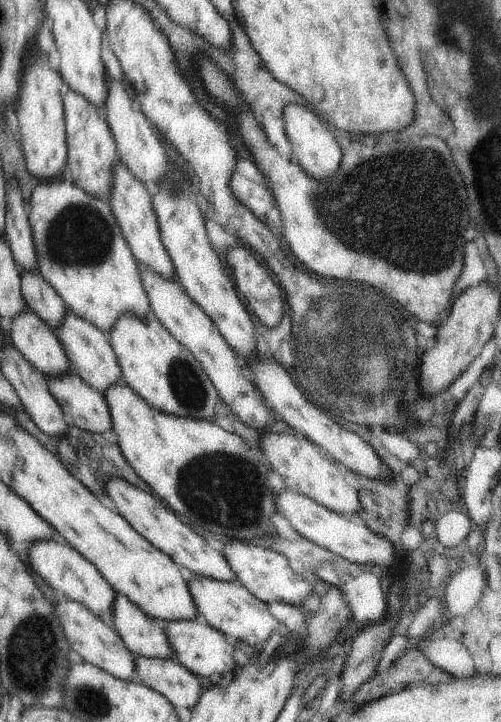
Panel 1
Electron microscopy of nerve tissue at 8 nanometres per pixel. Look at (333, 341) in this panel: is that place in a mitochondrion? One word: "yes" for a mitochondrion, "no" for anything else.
yes

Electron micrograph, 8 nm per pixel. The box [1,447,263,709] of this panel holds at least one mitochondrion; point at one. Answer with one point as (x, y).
(33, 645)

